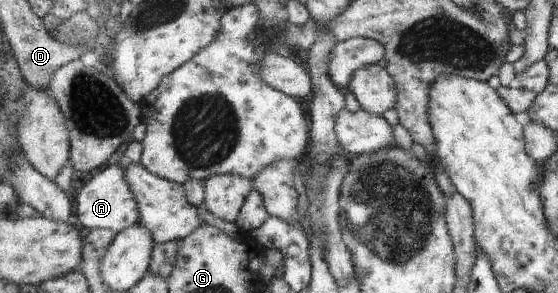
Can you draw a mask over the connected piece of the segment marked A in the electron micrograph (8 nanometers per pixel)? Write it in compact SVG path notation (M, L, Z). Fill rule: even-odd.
M114 163L93 175L79 191L75 211L86 231L111 229L120 233L138 224L140 209L137 208L137 196L133 196L133 188L129 188L129 180L125 180L123 163Z

